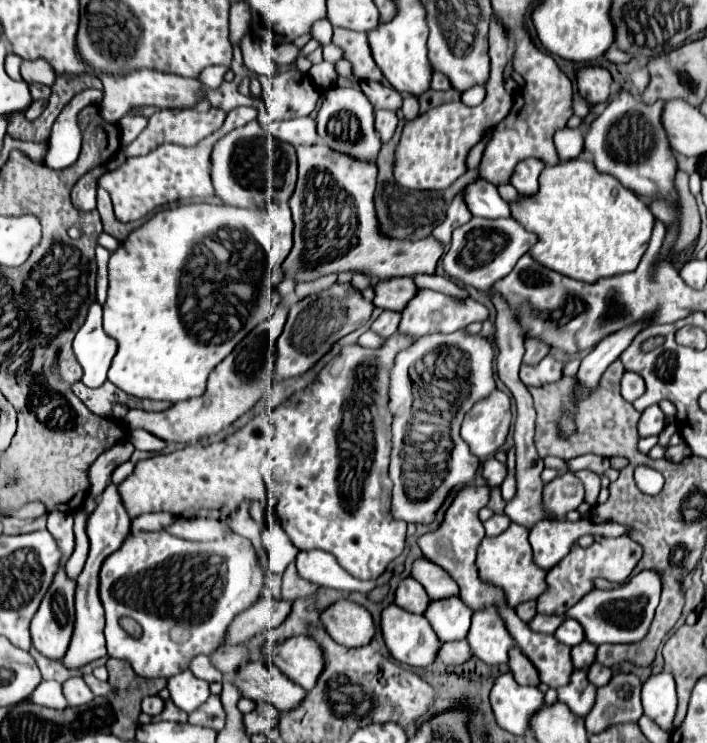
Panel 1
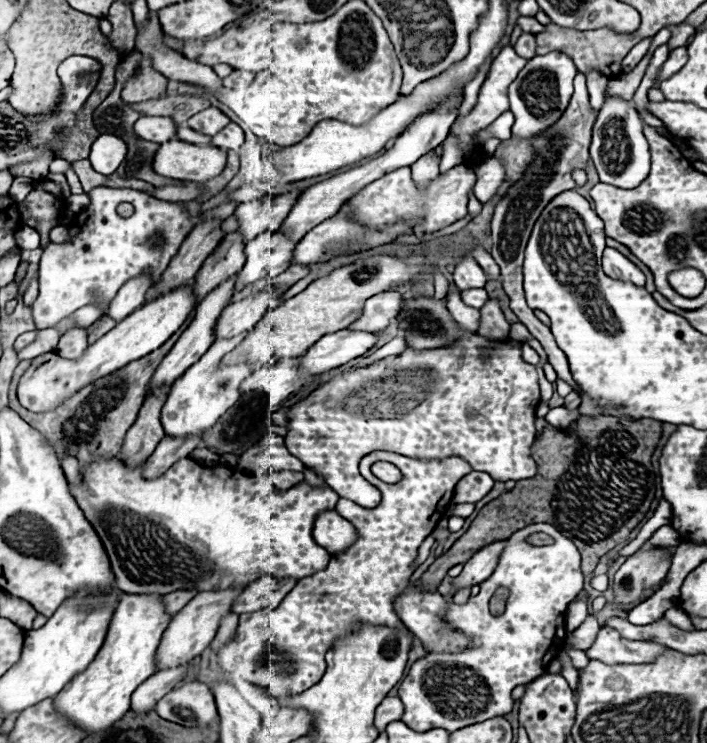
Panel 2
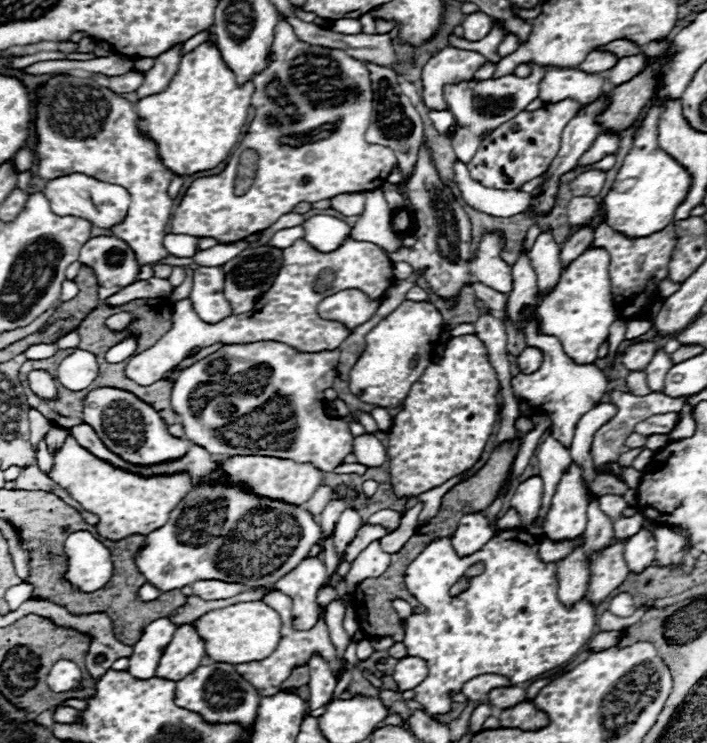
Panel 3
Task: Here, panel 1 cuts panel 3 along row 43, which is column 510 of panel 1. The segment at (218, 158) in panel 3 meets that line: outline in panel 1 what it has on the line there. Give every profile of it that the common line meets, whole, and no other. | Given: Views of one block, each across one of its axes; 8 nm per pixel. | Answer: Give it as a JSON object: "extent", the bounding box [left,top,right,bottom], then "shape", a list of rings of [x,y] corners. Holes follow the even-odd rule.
{"extent":[510,158,656,284],"shape":[[[574,158],[558,166],[546,166],[540,174],[538,194],[534,194],[532,198],[520,196],[518,204],[510,204],[510,210],[512,218],[516,218],[526,230],[538,234],[538,242],[530,250],[530,256],[534,260],[554,272],[588,284],[638,268],[656,222],[650,208],[632,190],[624,188],[616,178],[598,172],[596,166],[584,158]]]}

